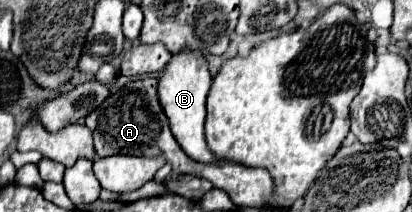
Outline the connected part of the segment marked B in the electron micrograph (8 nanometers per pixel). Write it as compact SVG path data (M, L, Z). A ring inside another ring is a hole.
M186 48L172 56L166 70L162 70L162 74L158 78L158 100L160 100L160 106L162 106L164 114L168 116L170 130L172 130L174 138L178 140L178 144L184 148L184 152L192 160L198 160L198 162L204 162L204 164L210 164L210 162L218 160L208 150L206 138L204 138L206 96L208 96L208 90L210 90L210 82L212 82L212 76L208 72L206 58L202 54L186 50Z

